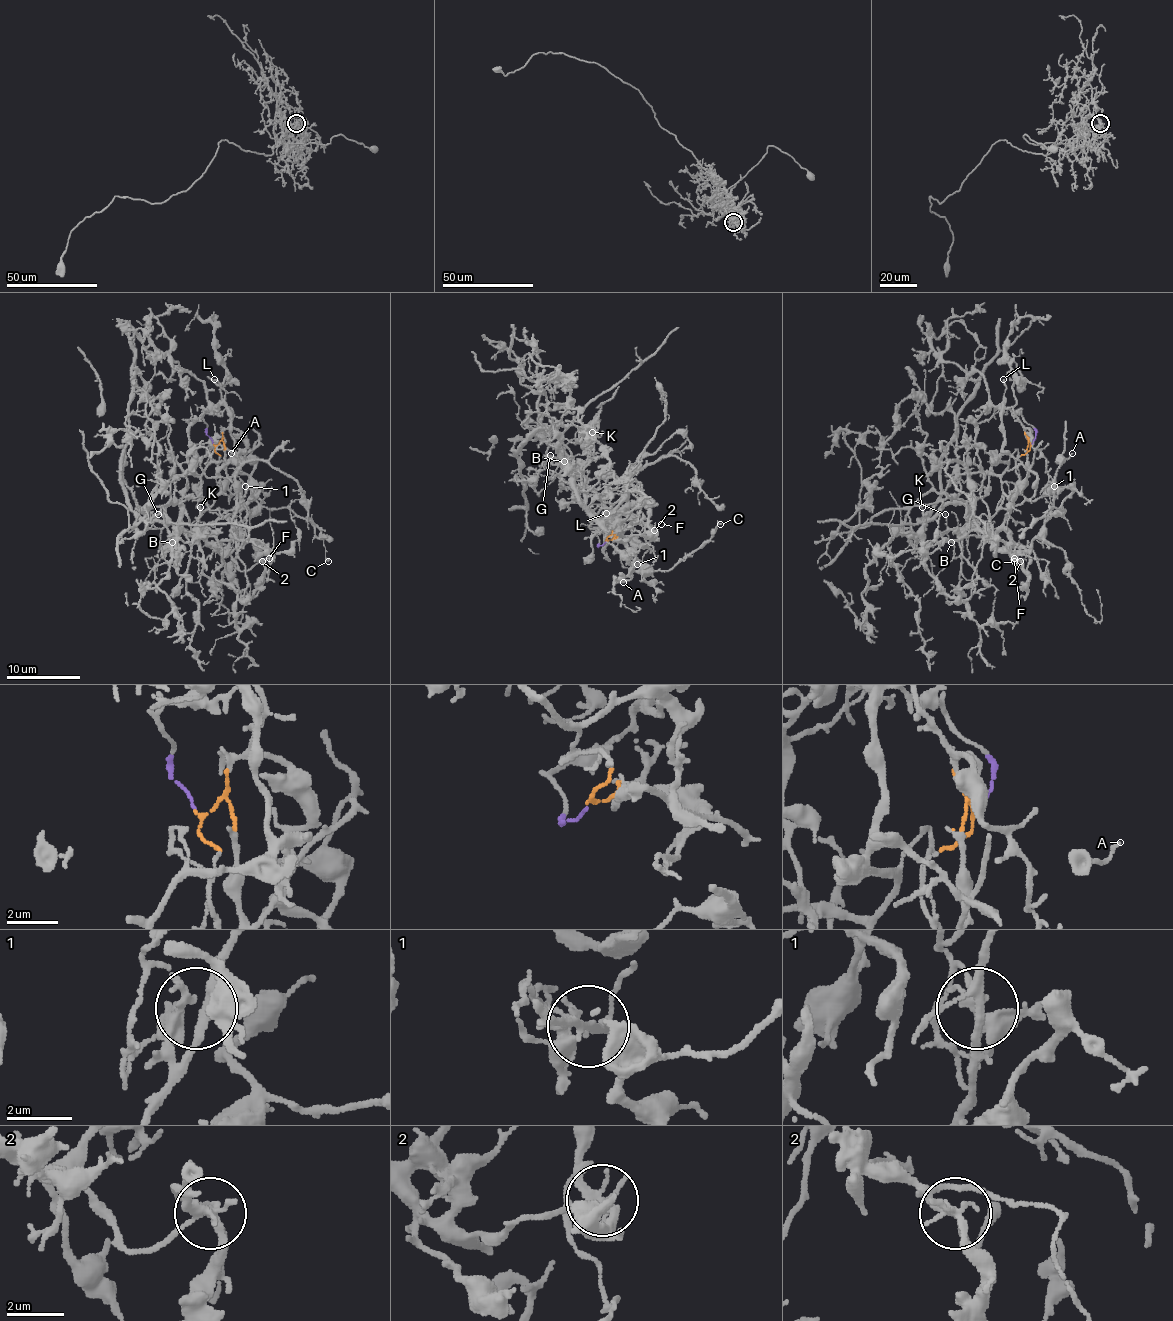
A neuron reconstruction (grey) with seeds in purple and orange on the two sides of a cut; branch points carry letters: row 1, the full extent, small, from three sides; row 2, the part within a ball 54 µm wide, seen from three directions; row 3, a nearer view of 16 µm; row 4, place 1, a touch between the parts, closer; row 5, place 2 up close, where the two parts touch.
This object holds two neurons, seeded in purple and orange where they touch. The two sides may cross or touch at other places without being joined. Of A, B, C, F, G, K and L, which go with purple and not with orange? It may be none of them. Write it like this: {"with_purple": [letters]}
{"with_purple": ["K", "L"]}

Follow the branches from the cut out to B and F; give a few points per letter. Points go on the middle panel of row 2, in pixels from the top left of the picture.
B: (606, 540), (613, 523), (609, 520), (596, 520), (578, 499), (572, 462), (569, 457), (563, 461)
F: (606, 540), (613, 523), (609, 520), (596, 520), (591, 514), (619, 538), (654, 531), (661, 523)

